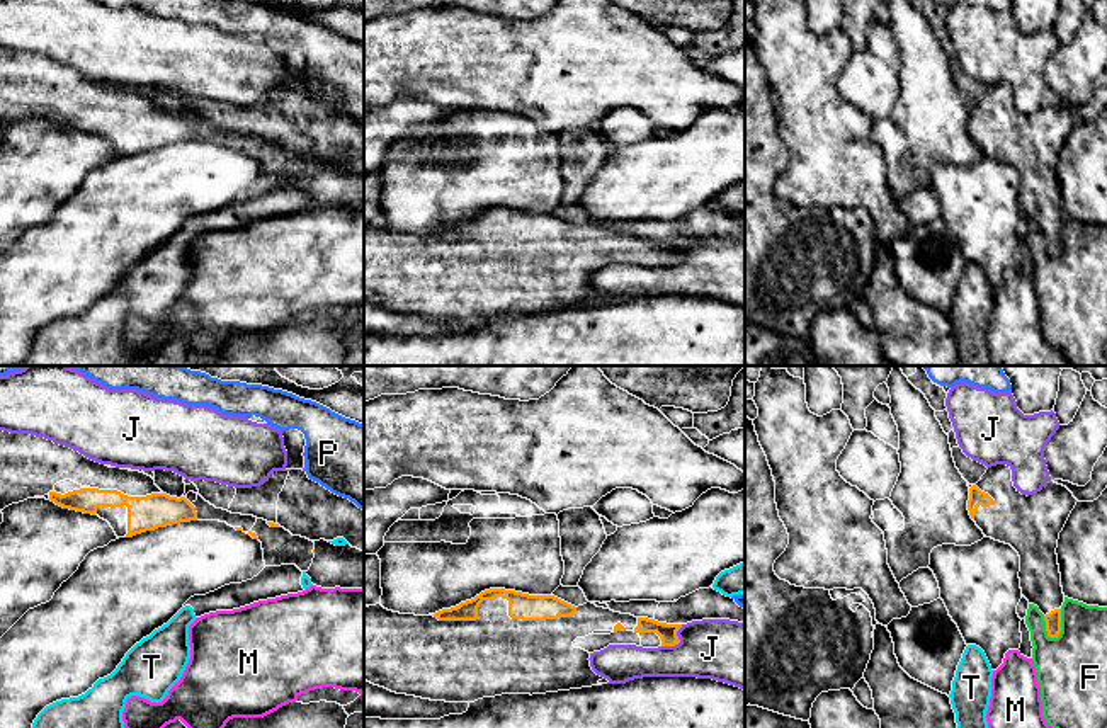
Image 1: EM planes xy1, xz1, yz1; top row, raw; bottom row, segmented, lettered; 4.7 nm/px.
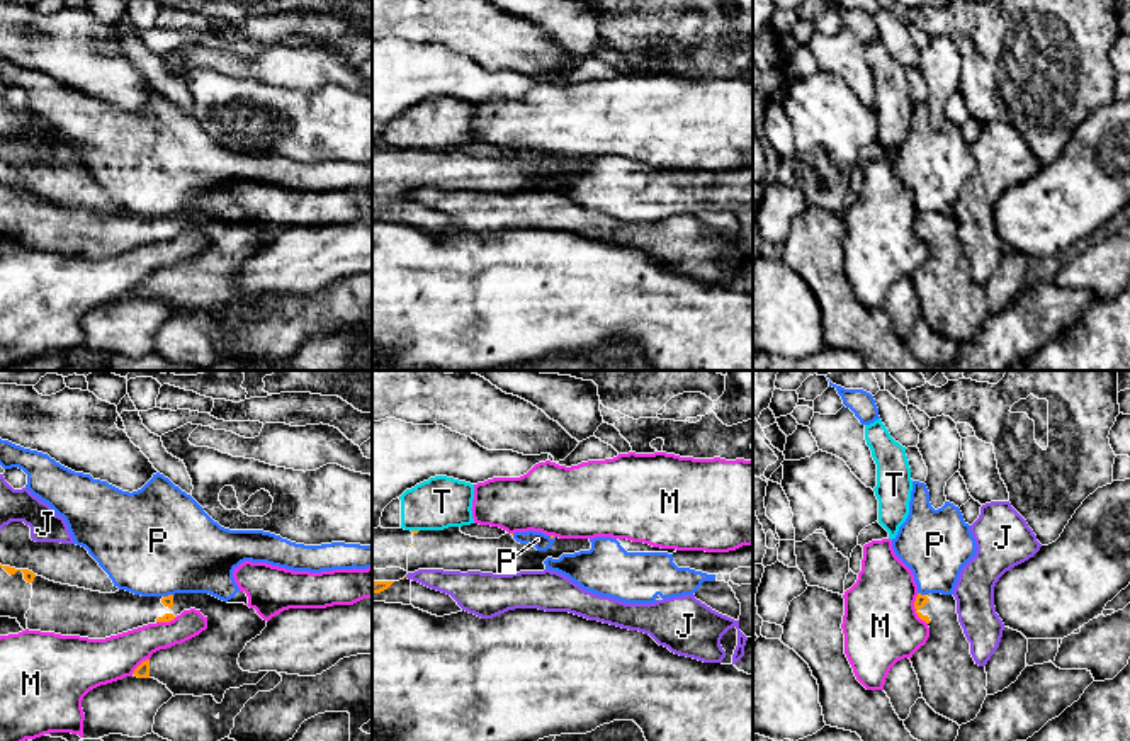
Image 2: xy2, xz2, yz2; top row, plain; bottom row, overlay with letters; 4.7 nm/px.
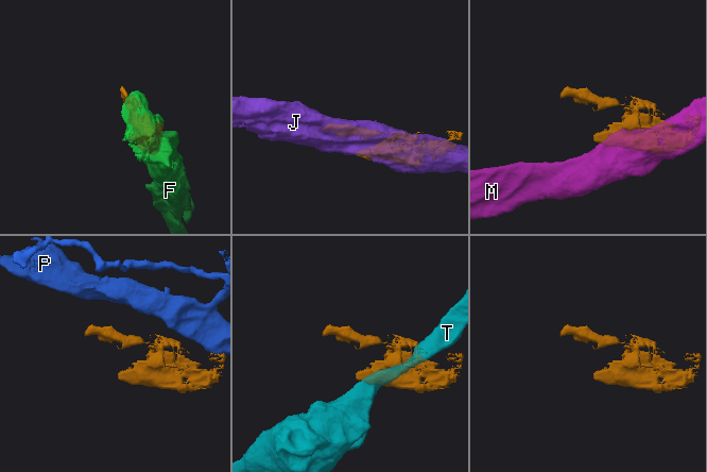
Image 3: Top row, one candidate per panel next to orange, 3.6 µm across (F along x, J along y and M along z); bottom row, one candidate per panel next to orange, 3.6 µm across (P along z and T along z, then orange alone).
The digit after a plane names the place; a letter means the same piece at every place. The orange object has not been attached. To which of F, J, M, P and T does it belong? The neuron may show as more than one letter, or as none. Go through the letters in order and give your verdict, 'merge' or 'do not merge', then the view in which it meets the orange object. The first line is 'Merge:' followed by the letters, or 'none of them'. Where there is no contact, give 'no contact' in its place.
Merge: none of them
F: do not merge | yz1
J: do not merge | xz1
M: do not merge | yz2
P: do not merge | yz2
T: do not merge | xz2

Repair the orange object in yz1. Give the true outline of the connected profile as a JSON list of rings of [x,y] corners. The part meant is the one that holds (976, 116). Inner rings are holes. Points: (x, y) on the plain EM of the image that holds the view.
[[[1007,83],[988,87],[969,107],[968,129],[976,145],[986,156],[1019,172],[1022,214],[1044,233],[1049,257],[1061,252],[1064,221],[1056,167],[1076,121],[1066,105],[1054,100],[1034,114],[1022,114]]]

